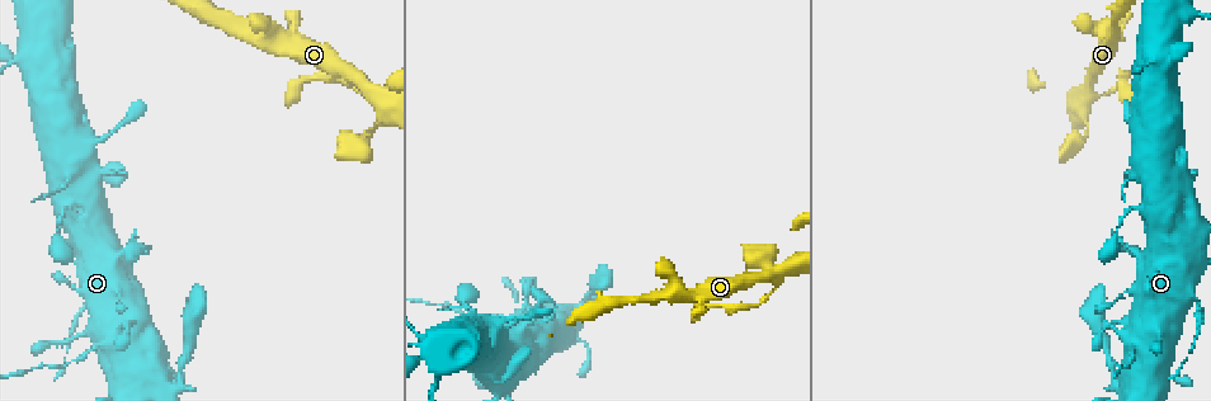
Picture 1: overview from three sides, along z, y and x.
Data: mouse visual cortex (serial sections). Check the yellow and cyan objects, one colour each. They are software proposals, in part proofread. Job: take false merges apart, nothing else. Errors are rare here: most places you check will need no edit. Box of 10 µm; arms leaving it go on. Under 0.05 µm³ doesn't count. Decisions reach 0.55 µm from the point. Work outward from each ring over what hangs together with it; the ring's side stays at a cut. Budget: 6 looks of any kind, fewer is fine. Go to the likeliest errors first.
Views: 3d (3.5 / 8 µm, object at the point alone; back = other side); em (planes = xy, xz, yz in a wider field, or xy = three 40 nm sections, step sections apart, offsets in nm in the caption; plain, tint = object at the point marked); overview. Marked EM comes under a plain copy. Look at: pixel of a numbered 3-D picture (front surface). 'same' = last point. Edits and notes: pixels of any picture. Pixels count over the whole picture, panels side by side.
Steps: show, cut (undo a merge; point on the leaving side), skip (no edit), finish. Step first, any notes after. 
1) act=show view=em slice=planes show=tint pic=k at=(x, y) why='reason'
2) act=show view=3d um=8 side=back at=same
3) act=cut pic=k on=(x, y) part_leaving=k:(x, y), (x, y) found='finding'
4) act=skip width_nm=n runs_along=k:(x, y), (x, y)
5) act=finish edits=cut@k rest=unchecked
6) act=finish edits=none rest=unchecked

act=show view=3d um=3.5 pic=1 at=(1124, 244) why='a narrow waist'

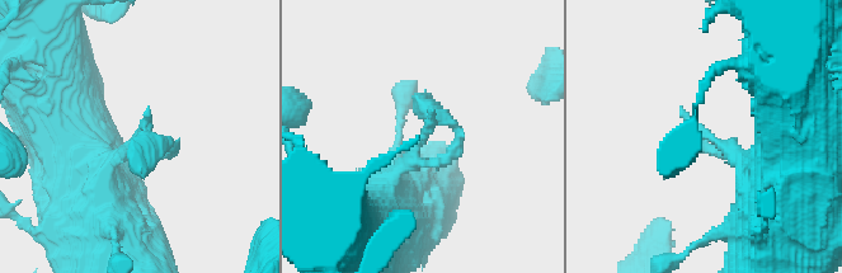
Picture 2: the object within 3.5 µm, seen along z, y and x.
act=show view=em slice=xy step=3 show=tint pic=2 at=(711, 136) why='need the tissue'

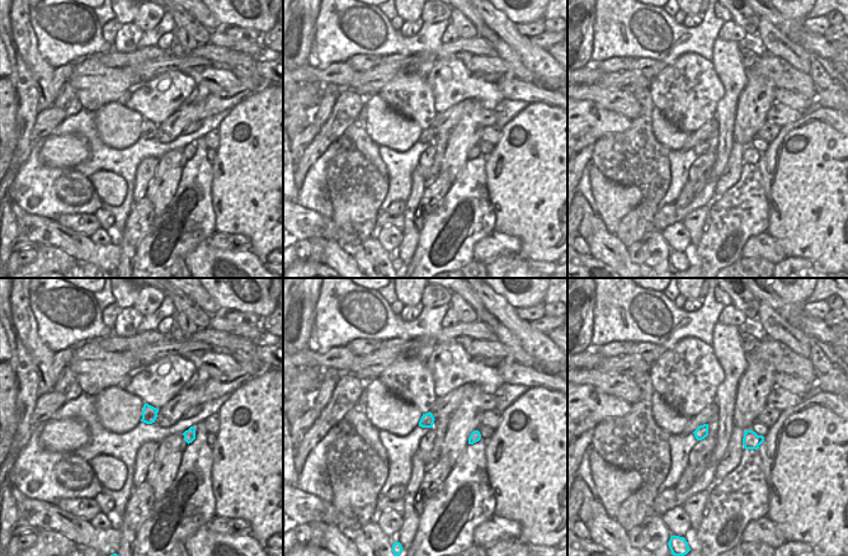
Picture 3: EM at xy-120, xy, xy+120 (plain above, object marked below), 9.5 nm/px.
act=skip runs_along=2:(367, 221), (426, 133), (429, 94) found='continuous, no second cell'

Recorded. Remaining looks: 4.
act=show view=3d um=3.5 pic=1 at=(778, 276) why='sharp bend'

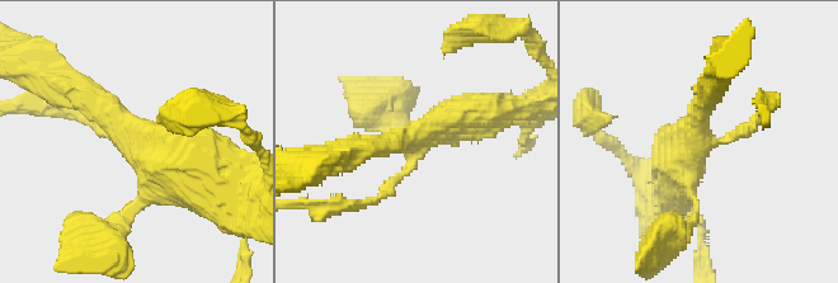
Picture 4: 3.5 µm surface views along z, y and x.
act=show view=em slice=planes show=tint pic=4 at=(129, 139) why='now the EM'

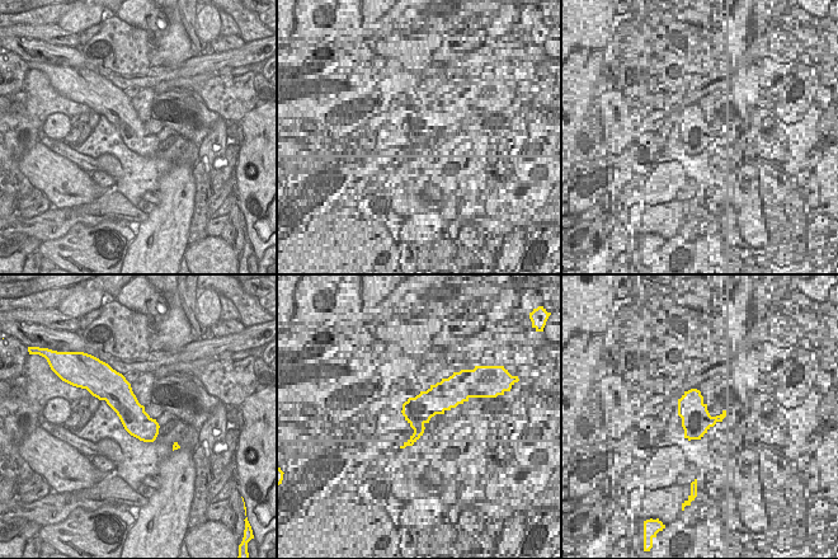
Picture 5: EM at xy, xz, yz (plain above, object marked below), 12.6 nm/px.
act=skip runs_along=4:(69, 84), (154, 163), (139, 204) found='continuous, no second cell'

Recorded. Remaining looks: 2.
act=show view=3d um=3.5 pic=1 at=(460, 356) why='sharp bend'

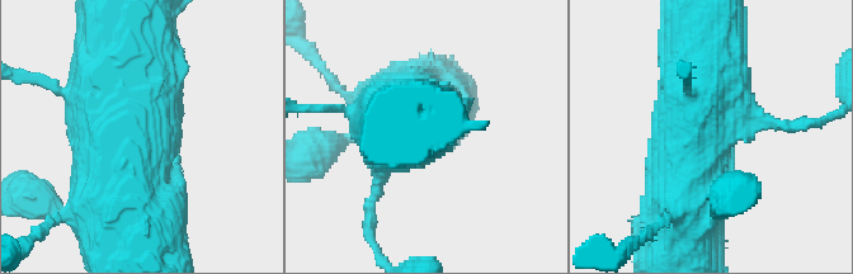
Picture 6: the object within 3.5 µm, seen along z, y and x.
act=show view=em slice=xy step=5 show=tint at=same

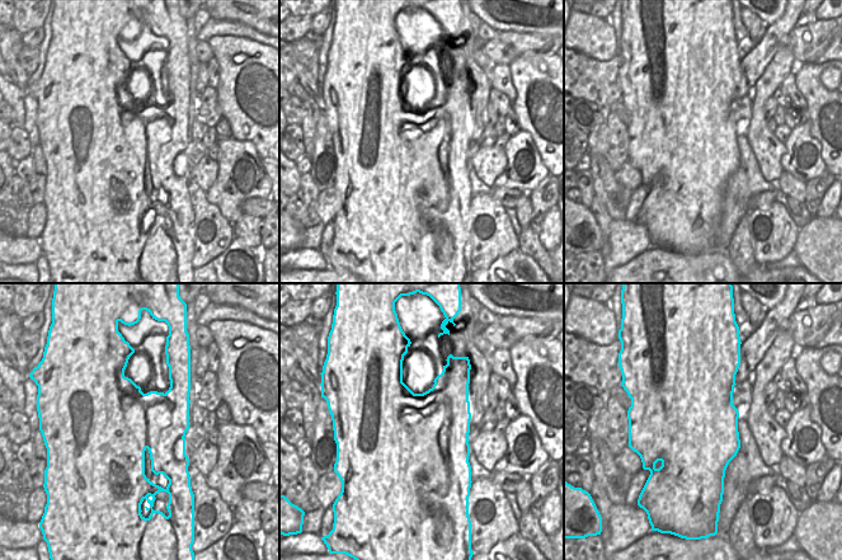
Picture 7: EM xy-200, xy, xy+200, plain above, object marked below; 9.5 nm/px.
act=skip runs_along=6:(111, 187), (182, 171) found='one cell here'

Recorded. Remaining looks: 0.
act=finish edits=none rest=unchecked

